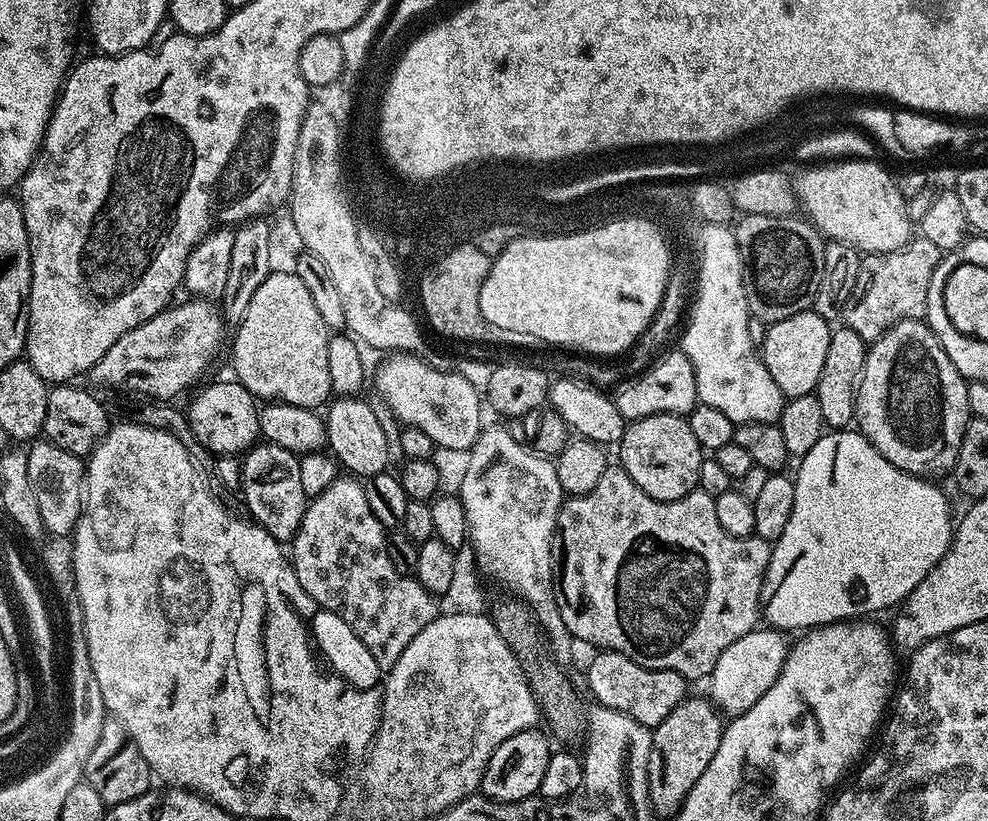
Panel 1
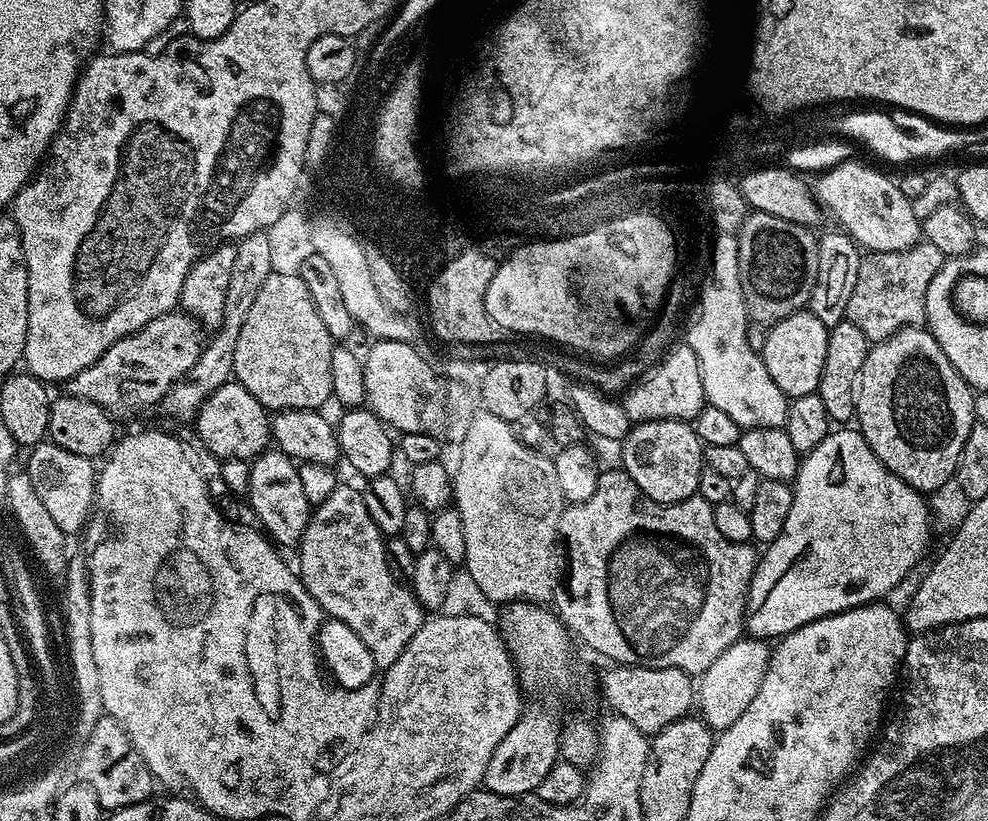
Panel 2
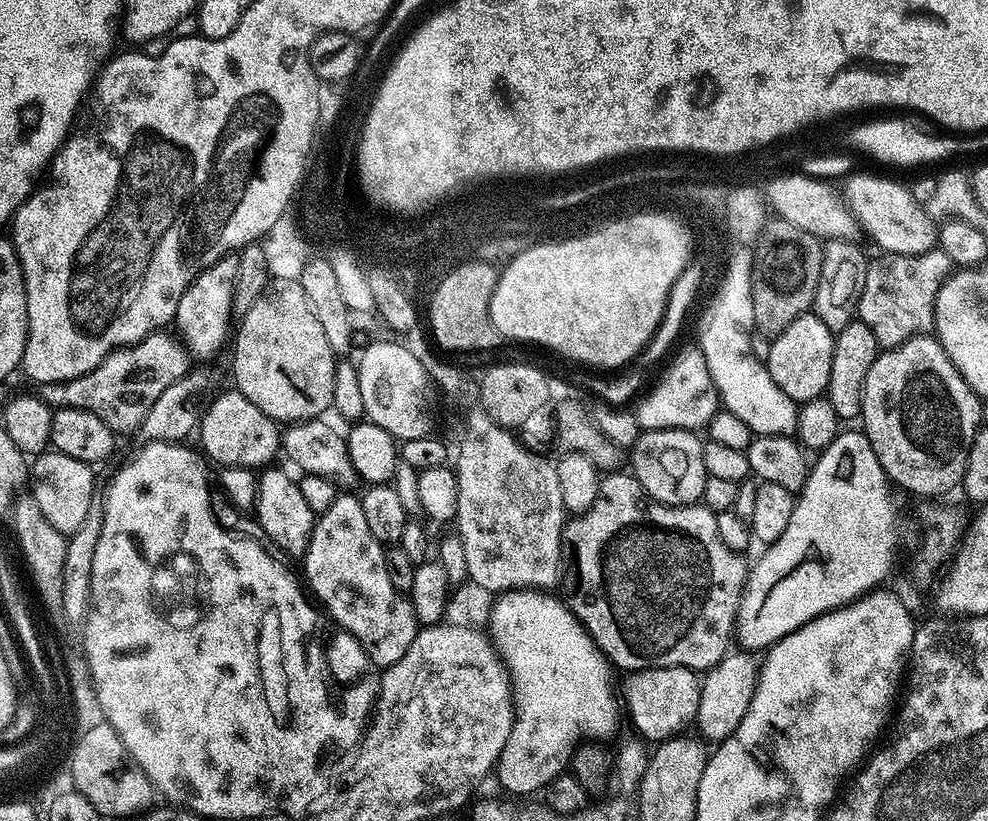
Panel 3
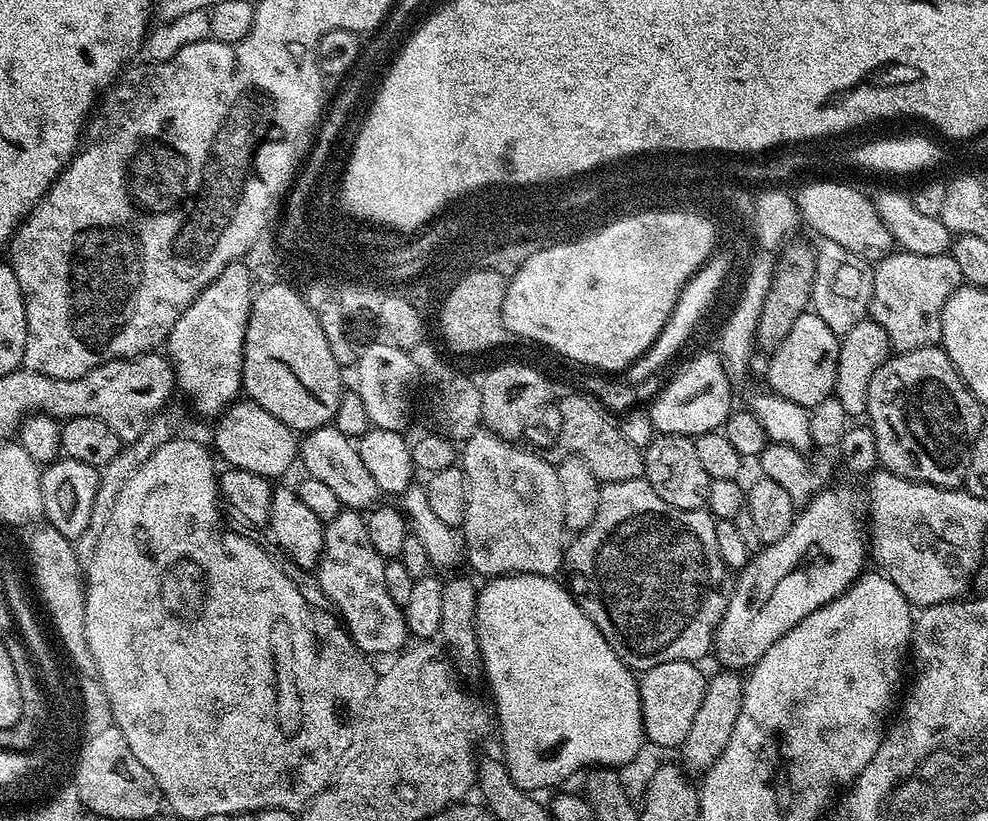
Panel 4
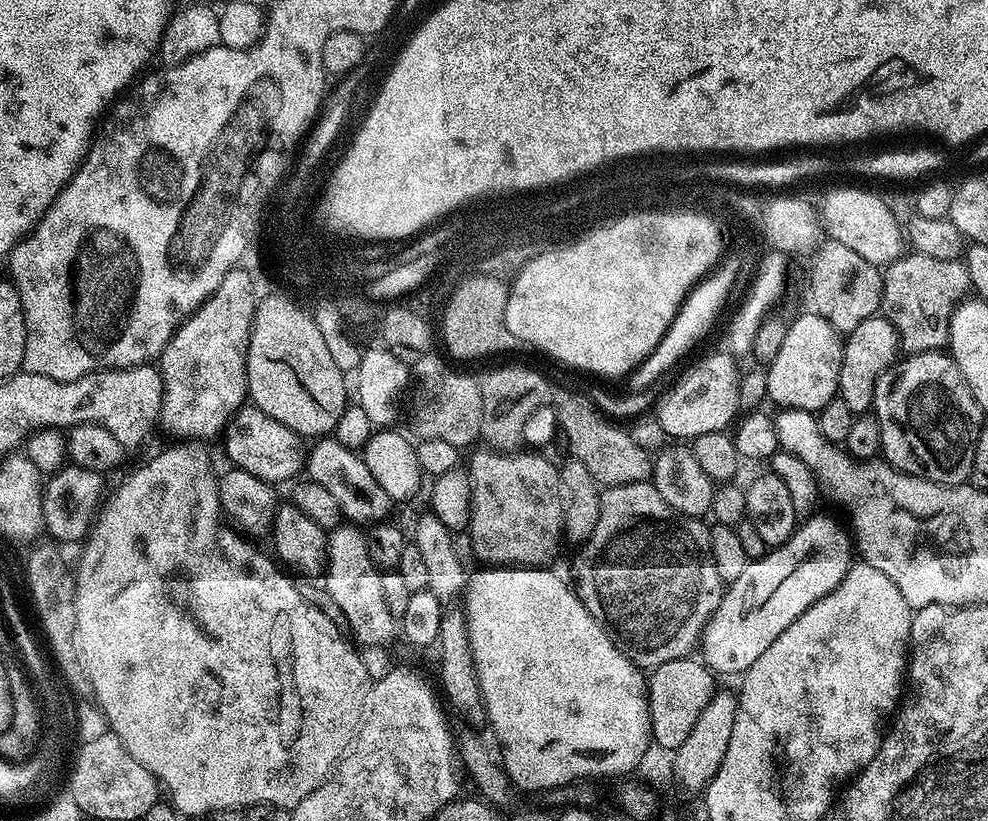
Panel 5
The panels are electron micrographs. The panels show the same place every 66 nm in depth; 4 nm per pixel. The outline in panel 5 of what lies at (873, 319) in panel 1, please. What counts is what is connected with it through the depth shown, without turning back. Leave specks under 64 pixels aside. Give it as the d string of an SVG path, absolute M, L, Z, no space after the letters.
M909 251L882 272L884 285L880 312L896 328L905 353L939 352L950 344L950 322L957 306L969 295L972 283L963 259L930 258Z

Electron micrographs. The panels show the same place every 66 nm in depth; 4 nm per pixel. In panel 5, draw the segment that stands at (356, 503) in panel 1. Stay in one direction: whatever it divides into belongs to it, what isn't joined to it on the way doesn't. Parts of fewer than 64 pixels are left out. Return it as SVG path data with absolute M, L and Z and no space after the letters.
M344 522L328 532L328 563L322 576L322 587L334 602L338 602L344 621L352 626L358 644L388 644L392 635L397 635L398 620L390 614L384 601L382 572L370 558L368 537L363 527Z

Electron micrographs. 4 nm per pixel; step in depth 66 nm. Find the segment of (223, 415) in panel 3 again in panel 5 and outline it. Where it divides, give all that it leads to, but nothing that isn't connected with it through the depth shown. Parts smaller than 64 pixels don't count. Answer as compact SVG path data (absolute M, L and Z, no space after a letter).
M245 406L236 411L223 433L223 440L224 452L229 460L227 463L231 467L241 468L254 474L254 478L262 478L269 482L277 482L276 480L292 482L305 471L305 441L297 432L290 430L290 426L274 422L270 414L262 414L262 410L254 406Z

